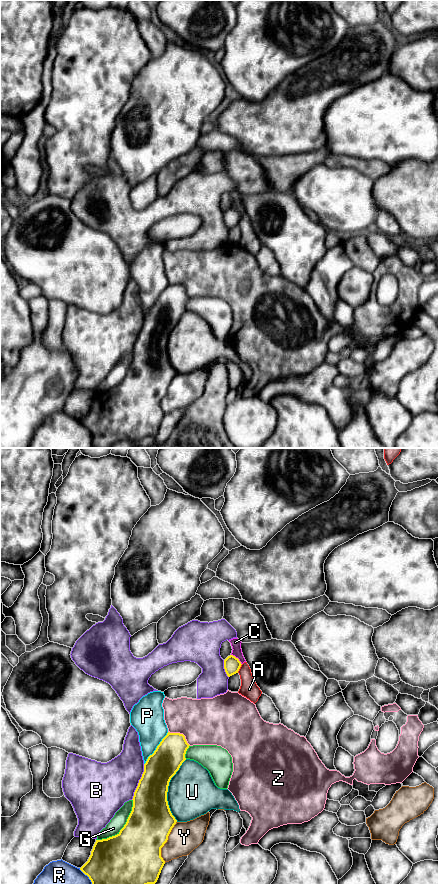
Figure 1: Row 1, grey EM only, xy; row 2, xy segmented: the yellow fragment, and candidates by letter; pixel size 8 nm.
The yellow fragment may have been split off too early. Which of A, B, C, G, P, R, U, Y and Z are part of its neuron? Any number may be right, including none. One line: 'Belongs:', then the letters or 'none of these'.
Belongs: none of these

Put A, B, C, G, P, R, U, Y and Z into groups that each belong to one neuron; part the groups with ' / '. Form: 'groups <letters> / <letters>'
groups A C / B / G / P / R / U / Y / Z

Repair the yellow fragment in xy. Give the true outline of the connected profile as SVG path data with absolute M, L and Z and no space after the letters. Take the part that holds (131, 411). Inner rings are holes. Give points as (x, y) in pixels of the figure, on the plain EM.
M168 284L154 305L148 309L134 344L132 363L126 376L117 387L96 392L88 413L80 420L92 434L93 447L111 448L120 440L135 441L157 434L165 416L161 400L177 374L168 357L168 338L186 312L185 306L189 298L183 286Z

